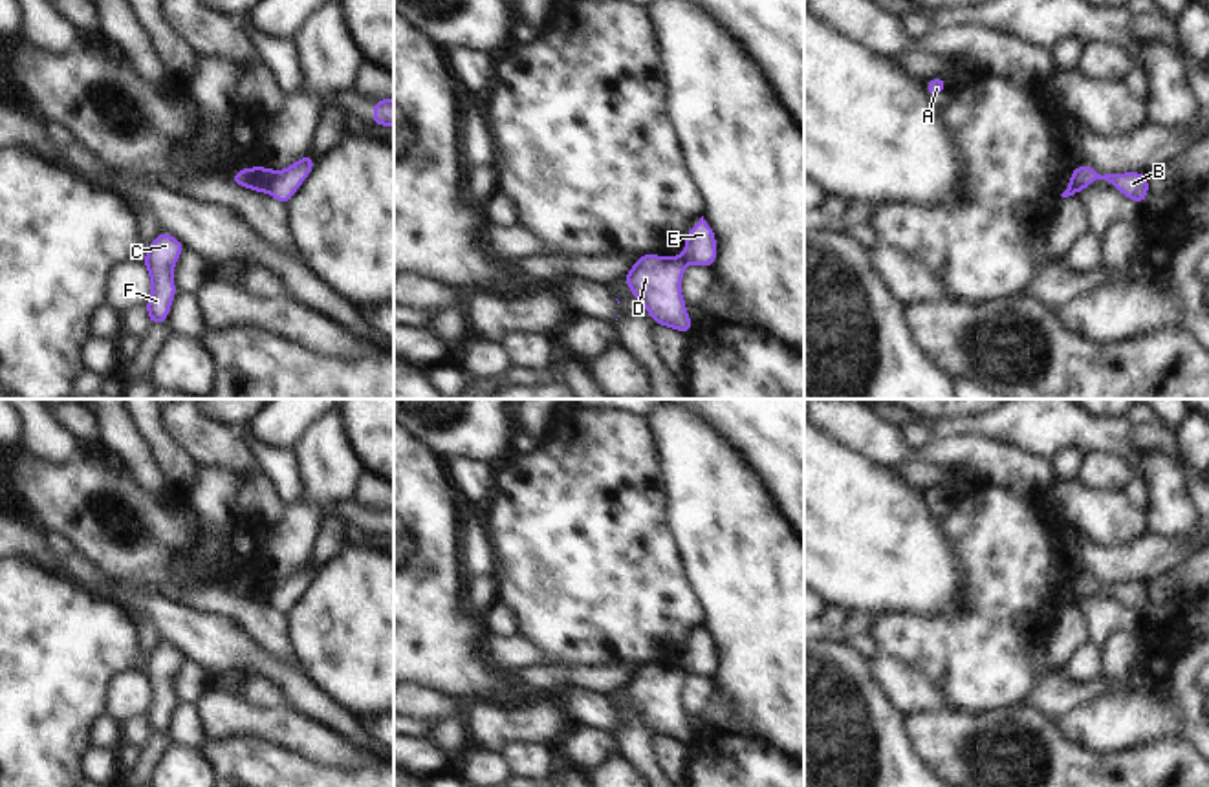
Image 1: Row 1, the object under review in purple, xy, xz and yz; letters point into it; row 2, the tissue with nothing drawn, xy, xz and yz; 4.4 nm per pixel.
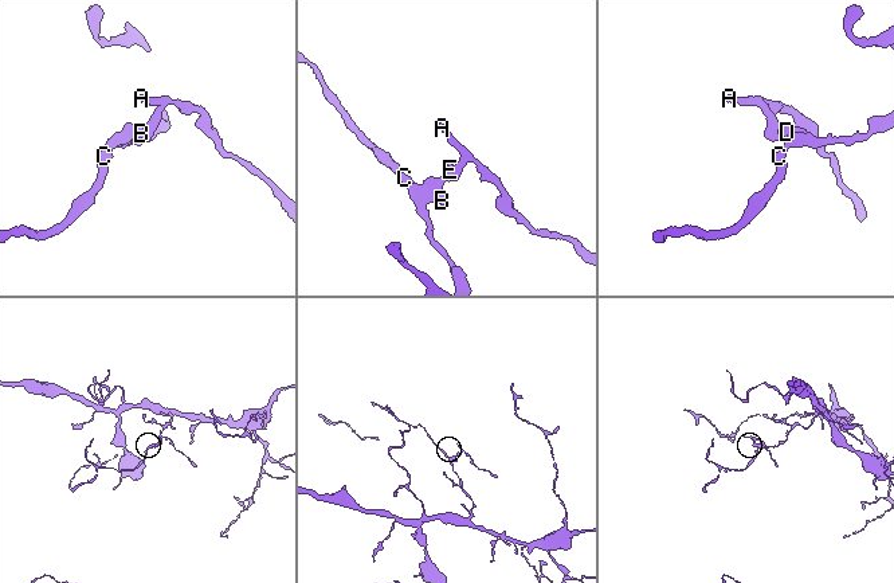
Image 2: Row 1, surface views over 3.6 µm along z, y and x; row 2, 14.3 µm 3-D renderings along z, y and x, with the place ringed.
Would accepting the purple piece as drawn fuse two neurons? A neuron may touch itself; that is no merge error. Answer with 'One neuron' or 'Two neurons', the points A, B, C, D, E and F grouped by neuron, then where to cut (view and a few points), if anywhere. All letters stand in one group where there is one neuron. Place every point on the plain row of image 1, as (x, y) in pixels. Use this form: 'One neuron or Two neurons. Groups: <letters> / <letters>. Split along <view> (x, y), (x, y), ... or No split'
Two neurons. Groups: A E / B C D F. Split along xy (273, 581), (264, 601).

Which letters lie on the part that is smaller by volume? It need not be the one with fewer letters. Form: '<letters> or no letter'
A, E

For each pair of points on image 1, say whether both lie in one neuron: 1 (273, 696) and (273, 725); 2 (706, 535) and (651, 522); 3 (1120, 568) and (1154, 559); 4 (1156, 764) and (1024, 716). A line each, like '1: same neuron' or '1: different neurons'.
1: different neurons
2: different neurons
3: same neuron
4: same neuron

